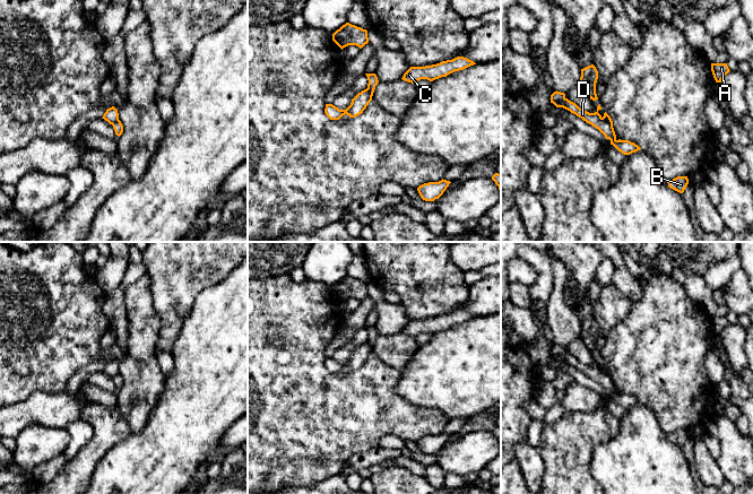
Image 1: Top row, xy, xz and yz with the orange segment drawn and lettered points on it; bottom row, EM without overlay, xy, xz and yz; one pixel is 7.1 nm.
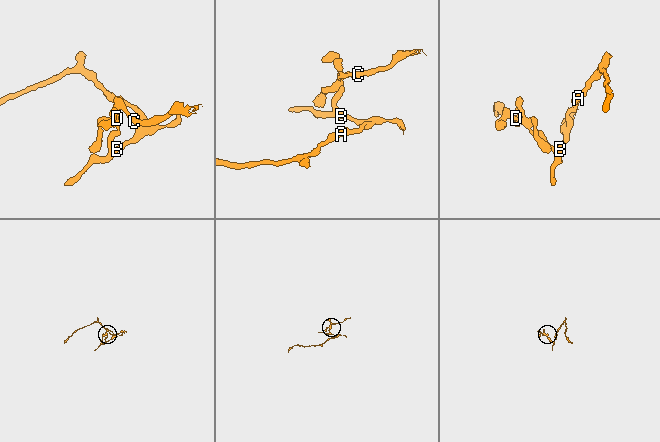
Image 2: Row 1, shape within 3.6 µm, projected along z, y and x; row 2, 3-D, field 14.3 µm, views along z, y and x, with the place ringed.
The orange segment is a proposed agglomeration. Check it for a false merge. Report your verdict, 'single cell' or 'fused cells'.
fused cells

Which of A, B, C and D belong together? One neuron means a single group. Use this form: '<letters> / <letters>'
A B D / C

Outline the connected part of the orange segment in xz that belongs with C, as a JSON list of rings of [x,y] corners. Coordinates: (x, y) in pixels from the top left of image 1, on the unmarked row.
[[[457,310],[452,313],[442,314],[432,319],[410,320],[404,327],[401,332],[412,337],[416,337],[421,332],[433,335],[441,330],[447,330],[455,324],[464,323],[474,318],[476,317],[467,311]]]

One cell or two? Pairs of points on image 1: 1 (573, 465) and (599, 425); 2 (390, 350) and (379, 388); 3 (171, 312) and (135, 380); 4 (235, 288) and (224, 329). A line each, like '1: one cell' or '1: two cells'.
1: one cell
2: two cells
3: two cells
4: one cell

